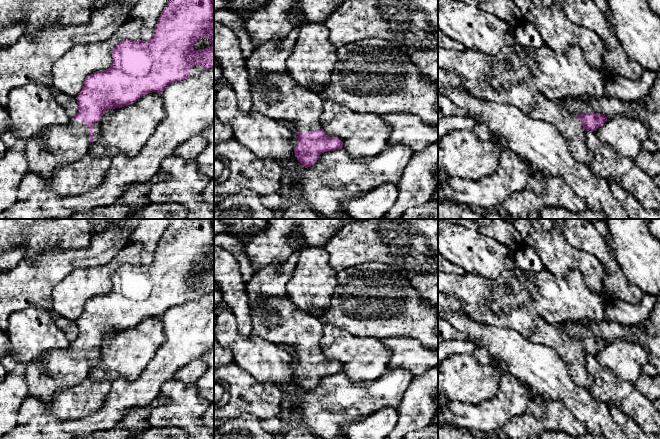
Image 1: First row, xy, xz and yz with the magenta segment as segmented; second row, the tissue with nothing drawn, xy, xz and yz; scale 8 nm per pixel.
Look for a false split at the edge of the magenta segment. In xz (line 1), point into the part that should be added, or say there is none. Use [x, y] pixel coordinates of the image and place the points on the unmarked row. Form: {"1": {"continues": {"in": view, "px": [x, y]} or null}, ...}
{"1": {"continues": {"in": "xz", "px": [276, 320]}}}

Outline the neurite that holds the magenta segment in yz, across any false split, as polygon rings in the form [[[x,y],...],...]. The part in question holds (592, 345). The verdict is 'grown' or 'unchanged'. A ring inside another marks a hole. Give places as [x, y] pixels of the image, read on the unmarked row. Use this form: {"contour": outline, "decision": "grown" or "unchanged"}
{"contour": [[[542,317],[535,320],[536,330],[529,338],[532,342],[549,346],[566,364],[574,381],[589,388],[593,378],[586,370],[586,356],[596,355],[607,341],[600,337],[572,339],[561,328],[561,323],[548,323]]], "decision": "grown"}

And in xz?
{"contour": [[[288,298],[249,302],[249,309],[251,336],[276,345],[286,344],[296,350],[298,367],[294,376],[302,391],[314,390],[324,376],[343,372],[343,366],[326,359],[321,350],[325,323],[321,319],[297,311]]], "decision": "grown"}

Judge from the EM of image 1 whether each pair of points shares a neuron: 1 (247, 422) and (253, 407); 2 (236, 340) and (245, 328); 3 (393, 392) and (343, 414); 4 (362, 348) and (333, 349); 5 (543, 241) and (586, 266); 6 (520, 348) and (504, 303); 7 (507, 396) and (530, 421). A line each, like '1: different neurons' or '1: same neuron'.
1: different neurons
2: different neurons
3: same neuron
4: same neuron
5: same neuron
6: different neurons
7: different neurons

